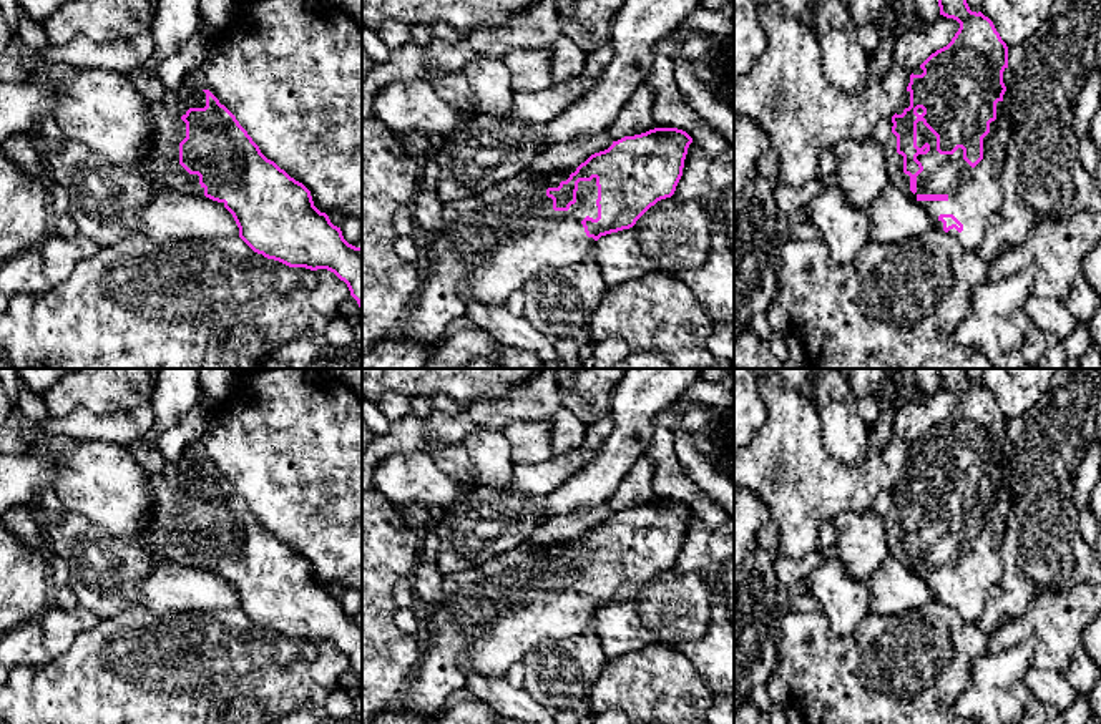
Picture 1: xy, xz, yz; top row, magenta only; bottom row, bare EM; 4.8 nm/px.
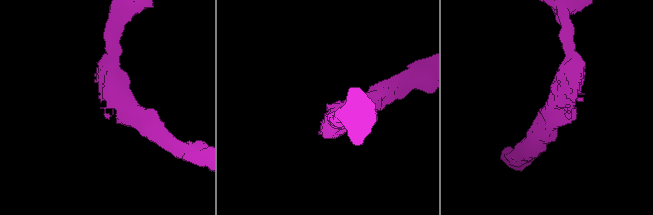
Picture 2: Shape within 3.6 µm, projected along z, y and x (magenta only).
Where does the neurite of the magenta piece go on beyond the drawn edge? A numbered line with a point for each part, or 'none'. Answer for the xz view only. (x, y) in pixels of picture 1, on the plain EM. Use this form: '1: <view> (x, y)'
1: xz (490, 616)

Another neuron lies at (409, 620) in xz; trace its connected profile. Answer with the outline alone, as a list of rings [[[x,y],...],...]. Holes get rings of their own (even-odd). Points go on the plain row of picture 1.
[[[399,608],[394,624],[405,634],[418,636],[422,631],[422,613],[418,608]]]

